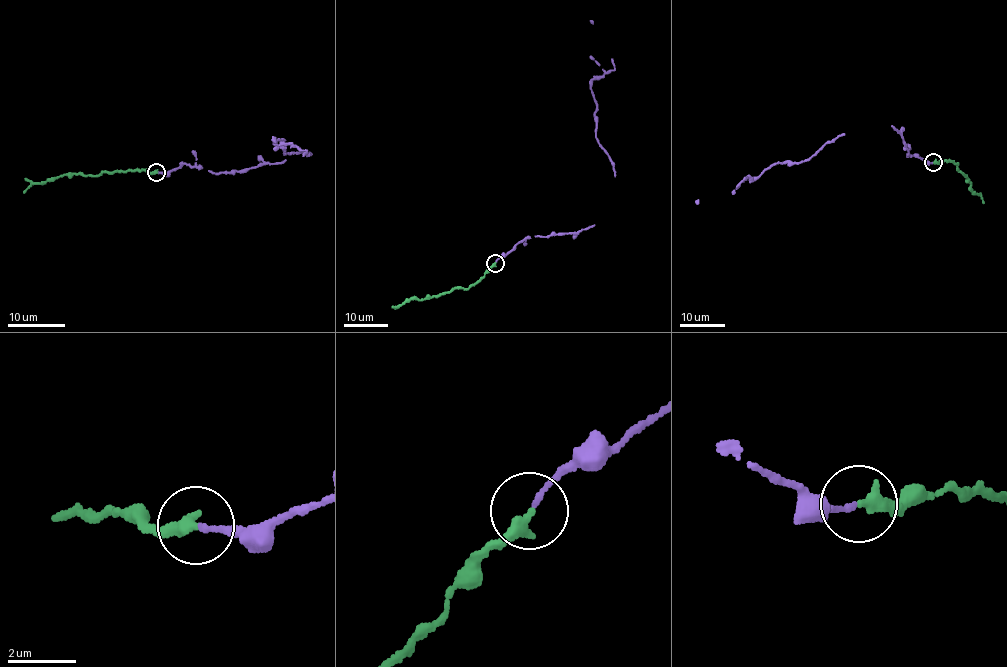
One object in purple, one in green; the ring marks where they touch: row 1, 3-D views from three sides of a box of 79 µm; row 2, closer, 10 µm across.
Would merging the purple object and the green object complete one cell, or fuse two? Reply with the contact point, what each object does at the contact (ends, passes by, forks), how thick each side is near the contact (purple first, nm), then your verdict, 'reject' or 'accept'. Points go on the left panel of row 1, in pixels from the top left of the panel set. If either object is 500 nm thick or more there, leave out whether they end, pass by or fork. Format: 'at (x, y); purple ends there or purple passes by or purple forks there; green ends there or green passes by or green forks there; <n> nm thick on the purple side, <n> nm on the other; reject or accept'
at (156, 172); purple ends there; green ends there; 140 nm thick on the purple side, 360 nm on the other; accept

